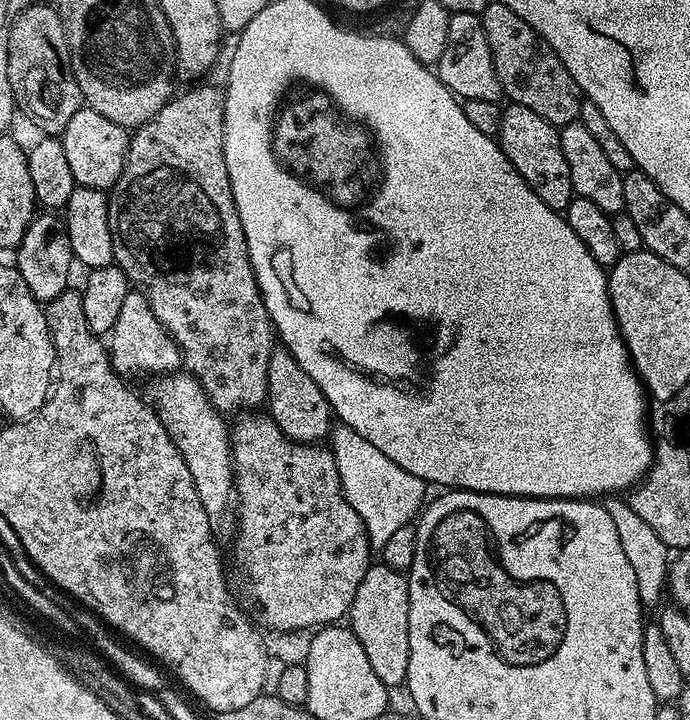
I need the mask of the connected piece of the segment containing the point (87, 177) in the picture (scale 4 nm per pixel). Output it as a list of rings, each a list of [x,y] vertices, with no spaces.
[[[81,106],[78,114],[66,122],[62,139],[66,159],[77,185],[82,188],[111,189],[124,169],[130,139],[129,129],[118,126],[118,122],[110,122],[110,118],[102,118],[102,114],[92,108]]]

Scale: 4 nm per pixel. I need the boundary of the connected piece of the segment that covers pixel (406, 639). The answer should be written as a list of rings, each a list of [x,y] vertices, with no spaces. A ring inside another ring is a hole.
[[[383,562],[369,564],[366,578],[362,578],[358,585],[358,594],[354,594],[350,627],[358,642],[362,642],[362,650],[366,650],[366,659],[374,674],[378,674],[378,682],[390,690],[396,690],[399,684],[401,687],[407,681],[410,666],[410,594],[407,575]]]

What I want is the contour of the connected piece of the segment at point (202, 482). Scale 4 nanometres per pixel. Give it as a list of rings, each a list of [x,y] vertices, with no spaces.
[[[177,370],[153,380],[156,381],[152,384],[151,403],[174,446],[178,446],[182,462],[190,466],[190,478],[194,478],[194,490],[198,490],[206,518],[210,518],[212,535],[220,542],[231,541],[236,535],[237,503],[229,425],[224,425],[221,413],[216,411],[202,386],[187,371]]]

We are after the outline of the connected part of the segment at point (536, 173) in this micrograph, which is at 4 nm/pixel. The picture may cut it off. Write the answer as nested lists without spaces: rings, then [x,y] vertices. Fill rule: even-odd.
[[[509,103],[500,114],[498,143],[506,158],[518,170],[518,174],[532,187],[534,194],[546,202],[555,212],[563,213],[574,195],[570,166],[566,166],[566,154],[562,154],[562,142],[557,125],[538,118],[534,110],[521,104]]]

